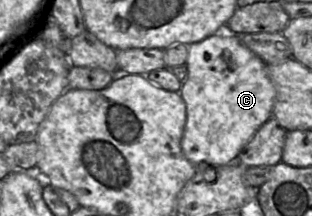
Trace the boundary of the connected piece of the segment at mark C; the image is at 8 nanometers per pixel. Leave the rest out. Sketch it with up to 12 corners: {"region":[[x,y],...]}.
{"region":[[238,35],[188,46],[181,141],[229,165],[272,117],[267,64]]}

